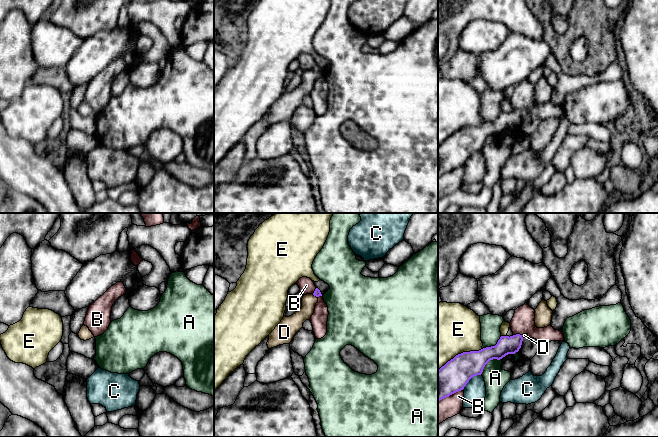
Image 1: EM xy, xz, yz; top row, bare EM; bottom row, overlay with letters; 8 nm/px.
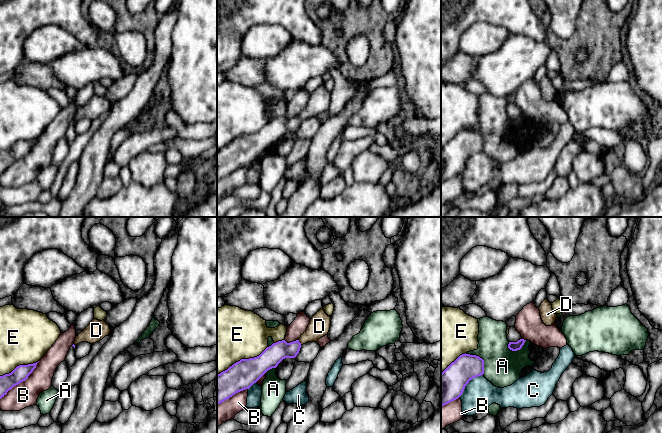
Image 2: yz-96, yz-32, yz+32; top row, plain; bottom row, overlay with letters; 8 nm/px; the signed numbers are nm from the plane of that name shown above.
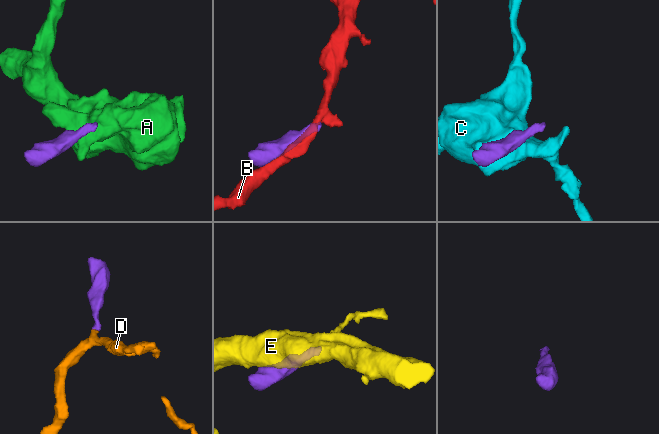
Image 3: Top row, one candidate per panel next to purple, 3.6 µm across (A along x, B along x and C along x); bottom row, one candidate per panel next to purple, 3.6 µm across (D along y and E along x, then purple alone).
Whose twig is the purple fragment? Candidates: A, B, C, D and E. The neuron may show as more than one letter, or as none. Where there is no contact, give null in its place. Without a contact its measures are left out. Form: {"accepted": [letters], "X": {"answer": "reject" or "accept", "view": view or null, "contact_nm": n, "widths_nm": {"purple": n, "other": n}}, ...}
{"accepted": ["D"], "A": {"answer": "reject", "view": "yz", "contact_nm": 220, "widths_nm": {"purple": 220, "other": 180}}, "B": {"answer": "reject", "view": "yz", "contact_nm": 70, "widths_nm": {"purple": 150, "other": 180}}, "C": {"answer": "reject", "view": "yz", "contact_nm": 200, "widths_nm": {"purple": 240, "other": 180}}, "D": {"answer": "accept", "view": "xz", "contact_nm": 50, "widths_nm": {"purple": 60, "other": 120}}, "E": {"answer": "reject", "view": "yz", "contact_nm": 400, "widths_nm": {"purple": 240, "other": 460}}}

